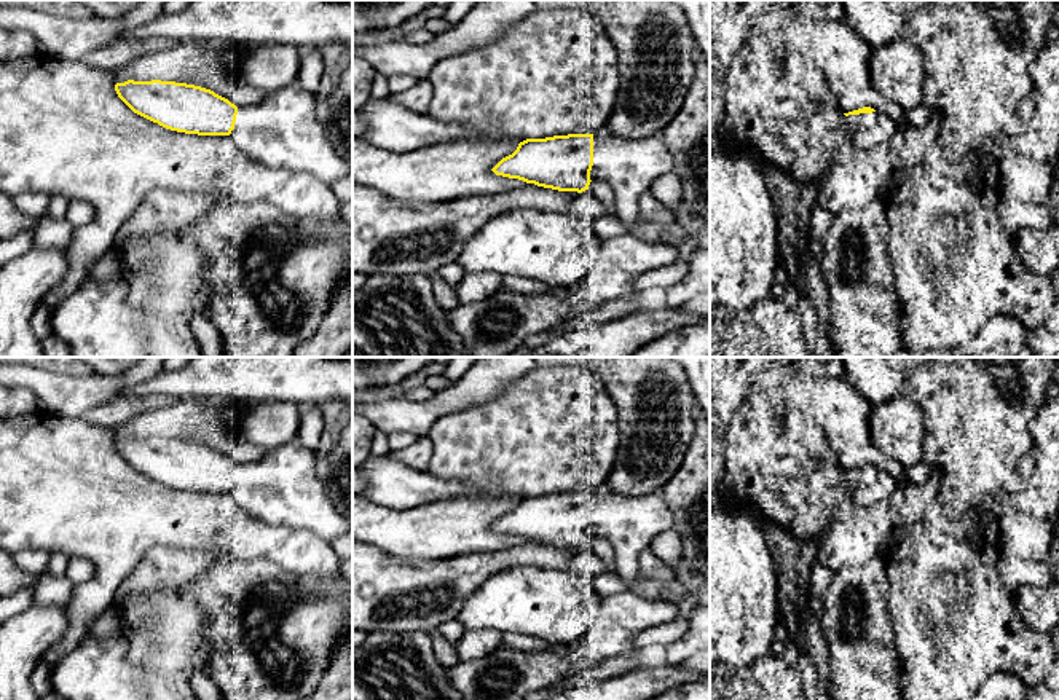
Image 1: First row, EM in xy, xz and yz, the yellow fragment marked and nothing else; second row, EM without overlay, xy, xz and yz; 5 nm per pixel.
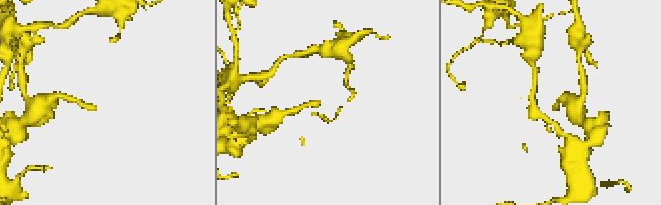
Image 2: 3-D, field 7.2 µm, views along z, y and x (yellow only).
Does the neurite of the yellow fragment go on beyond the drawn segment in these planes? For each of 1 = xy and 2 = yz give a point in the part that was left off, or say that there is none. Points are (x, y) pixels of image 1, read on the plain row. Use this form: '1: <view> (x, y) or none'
1: xy (281, 488)
2: yz (865, 487)

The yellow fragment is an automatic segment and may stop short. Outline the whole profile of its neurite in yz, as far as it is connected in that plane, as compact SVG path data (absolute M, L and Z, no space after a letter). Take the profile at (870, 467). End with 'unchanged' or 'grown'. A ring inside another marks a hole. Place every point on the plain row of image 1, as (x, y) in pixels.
M863 464L844 472L844 483L848 490L848 496L858 504L885 501L898 485L888 472L871 464Z; grown

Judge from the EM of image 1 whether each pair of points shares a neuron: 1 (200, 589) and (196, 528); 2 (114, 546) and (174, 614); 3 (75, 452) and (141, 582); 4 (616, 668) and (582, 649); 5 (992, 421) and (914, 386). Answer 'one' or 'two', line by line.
1: two
2: two
3: two
4: two
5: one

